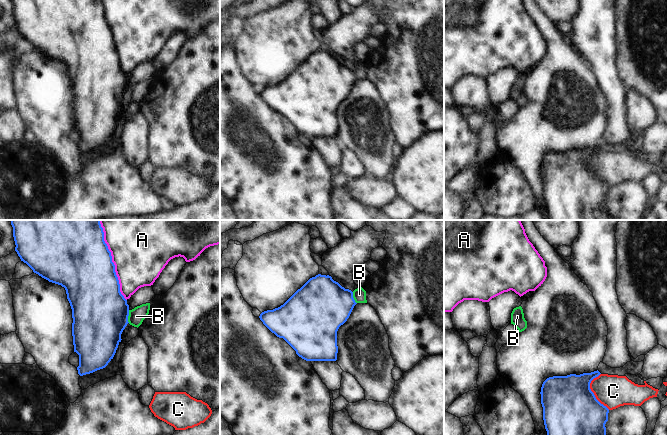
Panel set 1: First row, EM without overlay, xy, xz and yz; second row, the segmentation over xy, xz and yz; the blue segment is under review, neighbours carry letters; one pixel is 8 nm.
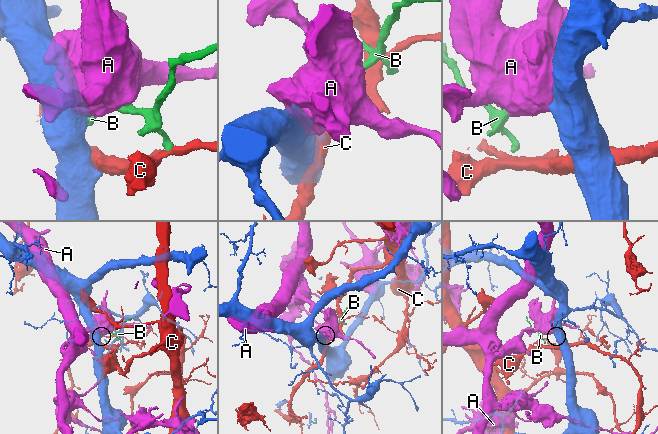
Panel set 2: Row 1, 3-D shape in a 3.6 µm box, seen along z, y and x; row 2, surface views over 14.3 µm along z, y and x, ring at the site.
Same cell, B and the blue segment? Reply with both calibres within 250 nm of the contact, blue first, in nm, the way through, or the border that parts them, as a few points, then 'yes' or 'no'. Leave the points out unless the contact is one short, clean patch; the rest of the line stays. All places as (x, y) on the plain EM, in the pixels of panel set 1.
460 nm thick on the blue side, 130 nm on the other; runs through xy (100, 88), (128, 91), (136, 92); yes

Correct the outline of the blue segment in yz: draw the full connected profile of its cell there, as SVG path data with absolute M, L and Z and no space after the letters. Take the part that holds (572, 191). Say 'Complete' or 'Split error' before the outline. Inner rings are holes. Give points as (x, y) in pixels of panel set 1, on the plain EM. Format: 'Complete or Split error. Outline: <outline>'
Complete. Outline: M597 146L580 151L553 152L543 158L541 180L550 220L616 220L606 213L609 185L596 175L590 165L591 157L600 150Z

